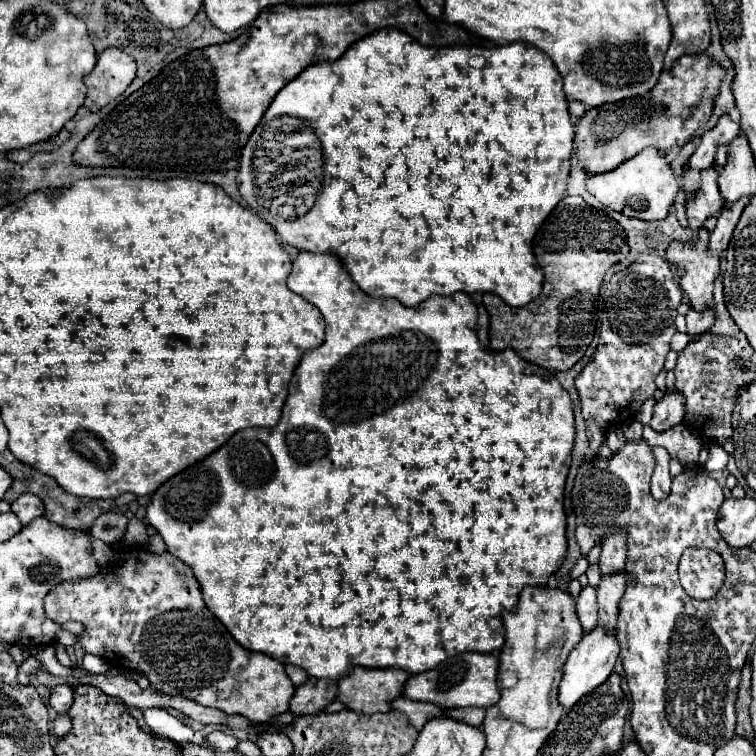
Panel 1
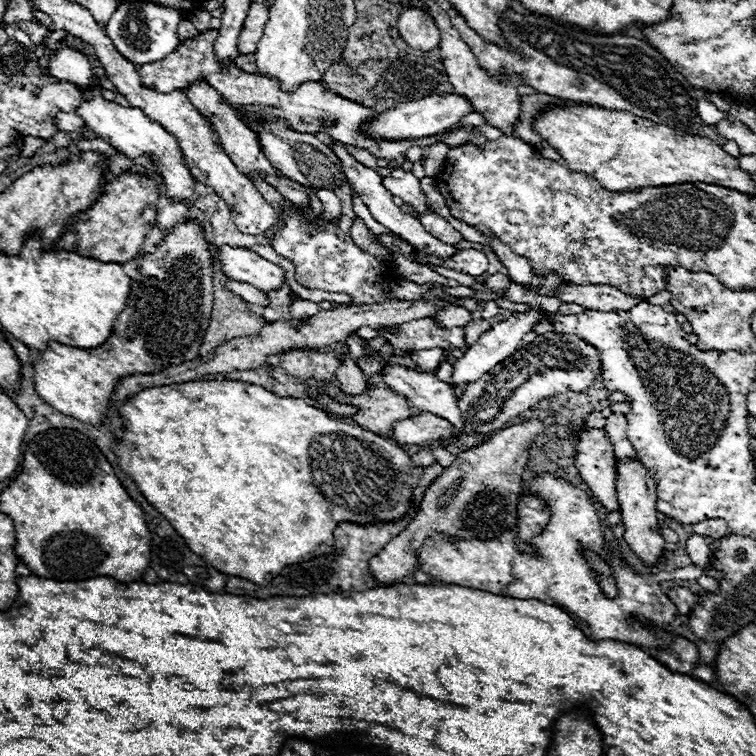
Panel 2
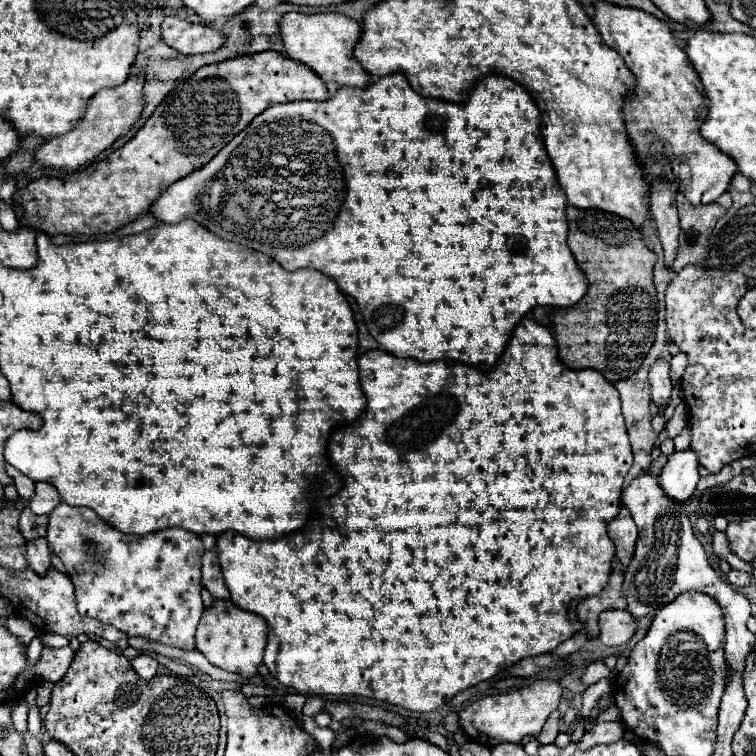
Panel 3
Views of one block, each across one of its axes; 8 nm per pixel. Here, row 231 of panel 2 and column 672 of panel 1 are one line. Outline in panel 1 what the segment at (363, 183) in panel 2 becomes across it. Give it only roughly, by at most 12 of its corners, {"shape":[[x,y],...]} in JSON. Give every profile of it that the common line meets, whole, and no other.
{"shape":[[666,392],[650,426],[664,432],[684,422],[684,396]]}

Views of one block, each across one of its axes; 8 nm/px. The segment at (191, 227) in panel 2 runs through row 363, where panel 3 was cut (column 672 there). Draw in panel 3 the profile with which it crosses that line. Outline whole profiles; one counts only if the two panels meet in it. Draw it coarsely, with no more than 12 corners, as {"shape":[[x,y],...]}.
{"shape":[[594,2],[636,78],[622,118],[644,178],[716,202],[736,164],[698,132],[686,52],[644,10]]}

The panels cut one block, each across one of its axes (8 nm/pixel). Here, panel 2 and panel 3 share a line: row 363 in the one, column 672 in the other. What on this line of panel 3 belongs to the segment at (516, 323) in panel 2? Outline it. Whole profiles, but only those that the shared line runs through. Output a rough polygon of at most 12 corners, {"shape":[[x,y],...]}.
{"shape":[[692,450],[668,458],[658,480],[668,498],[684,504],[698,482]]}

